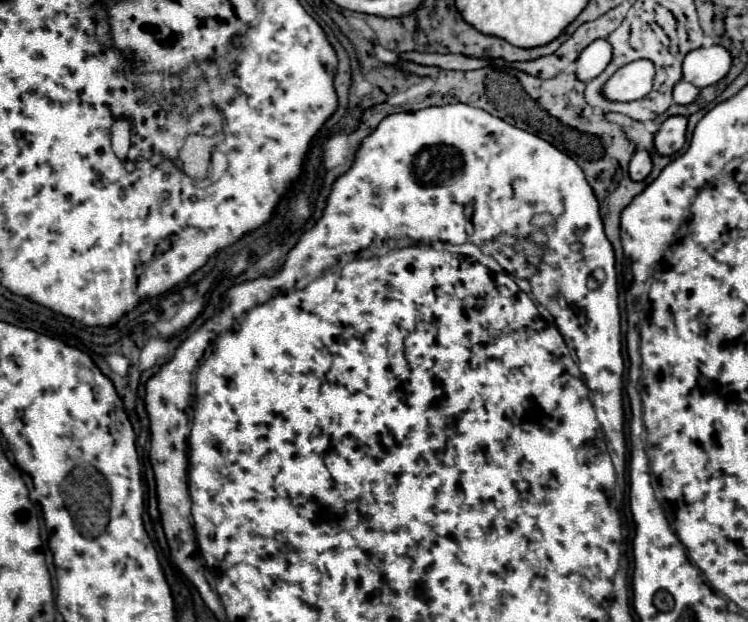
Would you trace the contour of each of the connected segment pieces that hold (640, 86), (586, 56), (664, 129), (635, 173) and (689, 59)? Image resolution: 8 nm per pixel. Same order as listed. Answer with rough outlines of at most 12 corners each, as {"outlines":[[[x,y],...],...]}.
{"outlines":[[[647,59],[621,67],[603,87],[609,101],[637,101],[653,87]],[[597,39],[581,51],[577,79],[595,79],[611,61],[611,45]],[[669,117],[655,133],[655,151],[673,155],[685,143],[687,119]],[[635,151],[629,163],[629,177],[643,181],[651,173],[647,151]],[[721,45],[691,51],[683,79],[695,87],[721,81],[731,55]]]}

